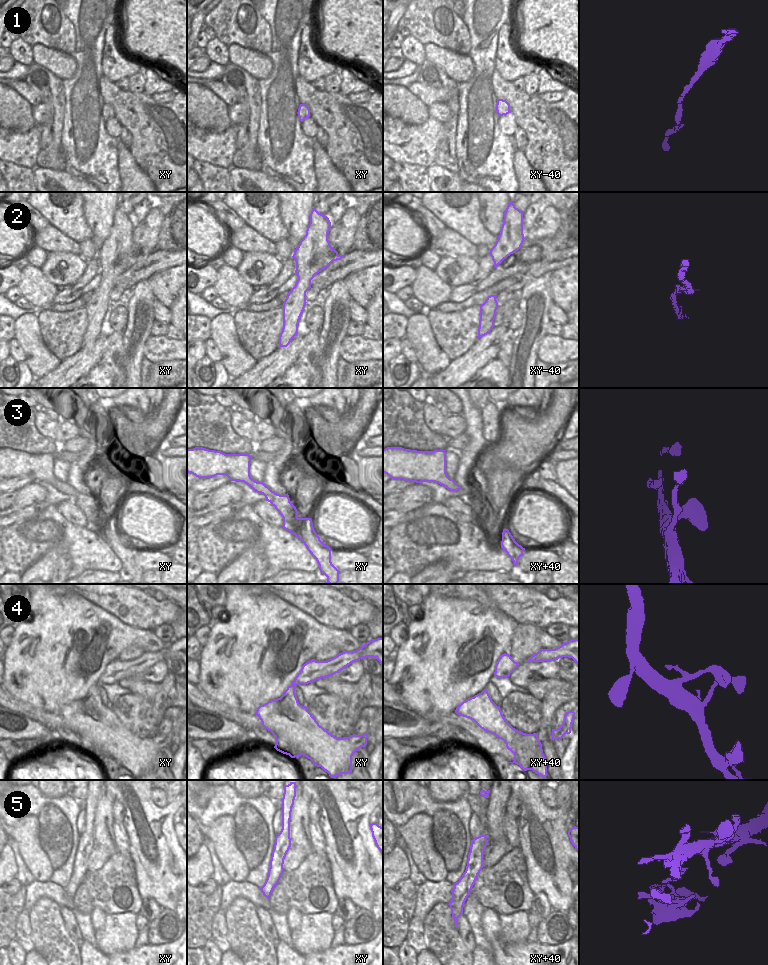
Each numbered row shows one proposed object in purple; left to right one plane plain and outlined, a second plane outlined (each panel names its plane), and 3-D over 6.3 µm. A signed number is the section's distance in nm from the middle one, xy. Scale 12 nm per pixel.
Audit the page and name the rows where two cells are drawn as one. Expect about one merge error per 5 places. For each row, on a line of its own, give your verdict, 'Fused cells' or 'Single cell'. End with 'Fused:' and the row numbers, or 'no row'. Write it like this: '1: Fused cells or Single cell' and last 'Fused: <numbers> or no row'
1: Single cell
2: Single cell
3: Single cell
4: Single cell
5: Fused cells
Fused: 5

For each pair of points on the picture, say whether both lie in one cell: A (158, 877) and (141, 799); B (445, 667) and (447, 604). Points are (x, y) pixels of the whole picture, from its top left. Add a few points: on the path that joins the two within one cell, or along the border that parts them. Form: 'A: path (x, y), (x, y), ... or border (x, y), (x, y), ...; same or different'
A: path (159, 858), (157, 839), (147, 818); same
B: path (447, 651), (447, 620); same

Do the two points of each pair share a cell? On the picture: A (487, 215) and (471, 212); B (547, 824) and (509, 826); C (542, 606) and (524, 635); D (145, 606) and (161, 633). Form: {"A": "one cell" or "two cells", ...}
{"A": "two cells", "B": "two cells", "C": "two cells", "D": "two cells"}

